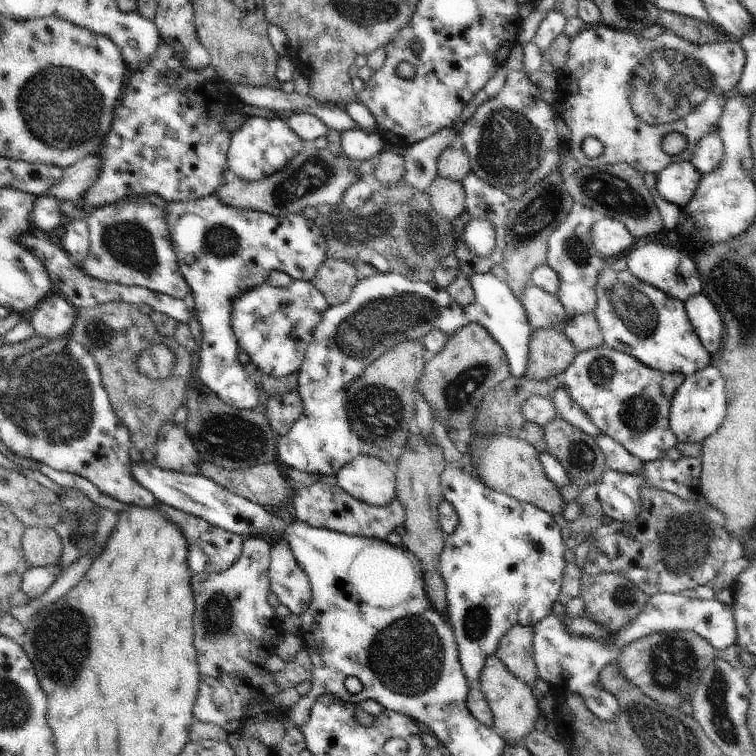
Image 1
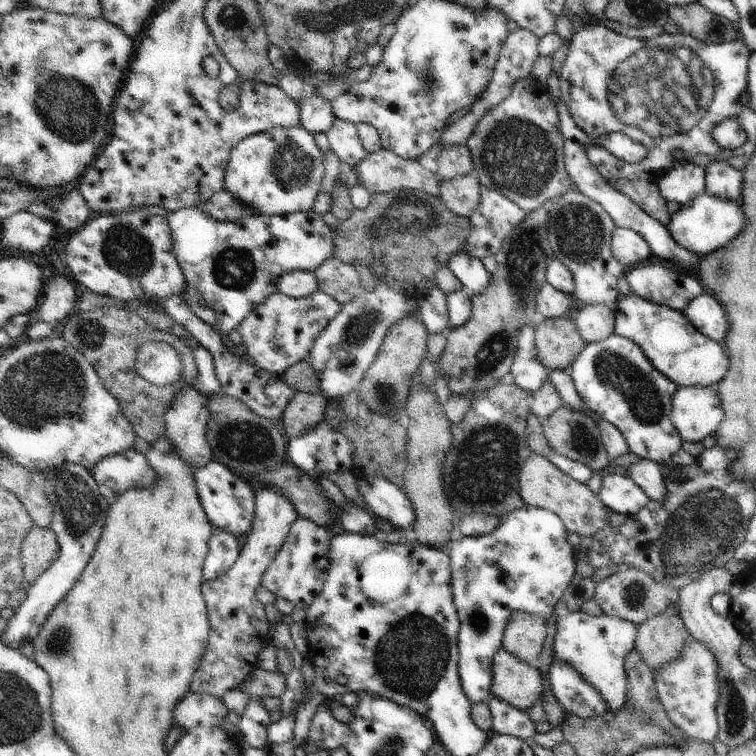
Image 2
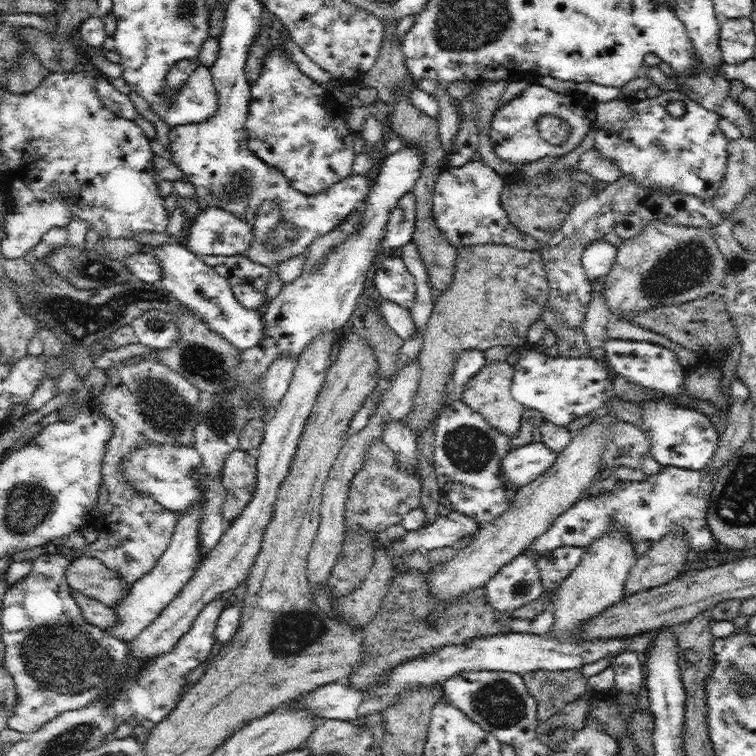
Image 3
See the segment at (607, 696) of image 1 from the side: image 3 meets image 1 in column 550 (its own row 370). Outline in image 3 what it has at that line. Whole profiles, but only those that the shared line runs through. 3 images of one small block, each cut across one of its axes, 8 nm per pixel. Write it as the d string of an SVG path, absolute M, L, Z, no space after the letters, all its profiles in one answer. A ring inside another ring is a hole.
M608 340L604 349L607 364L613 368L613 372L617 373L620 379L641 384L644 388L660 390L667 396L682 398L685 402L692 398L688 393L684 393L682 387L686 370L678 361L676 353L667 347L643 341Z

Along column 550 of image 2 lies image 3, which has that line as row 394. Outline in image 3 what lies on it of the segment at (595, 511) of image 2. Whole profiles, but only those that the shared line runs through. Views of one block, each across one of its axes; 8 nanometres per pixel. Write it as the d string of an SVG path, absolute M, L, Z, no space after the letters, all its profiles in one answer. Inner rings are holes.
M498 361L484 364L470 380L464 384L464 392L458 398L466 403L472 410L479 412L490 426L499 430L502 434L510 438L516 438L522 422L522 411L525 406L516 402L510 394L512 386L512 376L514 376L514 367L507 361Z

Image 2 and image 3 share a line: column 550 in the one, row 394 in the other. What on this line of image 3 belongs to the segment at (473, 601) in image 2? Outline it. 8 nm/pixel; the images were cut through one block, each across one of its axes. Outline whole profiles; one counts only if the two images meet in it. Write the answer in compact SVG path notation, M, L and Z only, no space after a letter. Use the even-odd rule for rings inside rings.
M533 346L520 352L517 366L514 367L510 394L516 402L542 412L544 420L548 422L566 427L576 418L601 408L612 396L616 396L612 391L614 385L610 379L610 371L613 372L613 368L607 361L604 364L589 356L552 357Z

